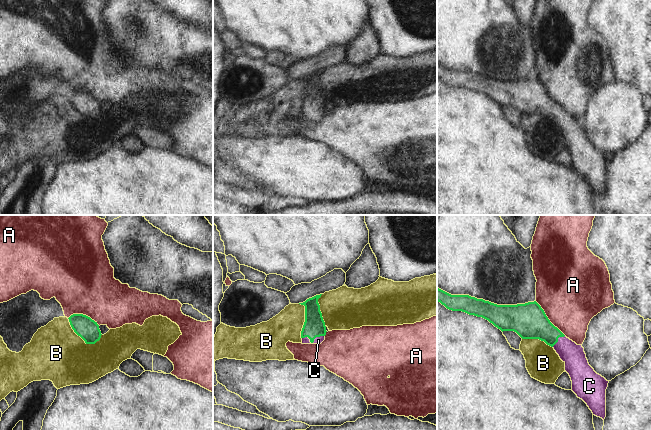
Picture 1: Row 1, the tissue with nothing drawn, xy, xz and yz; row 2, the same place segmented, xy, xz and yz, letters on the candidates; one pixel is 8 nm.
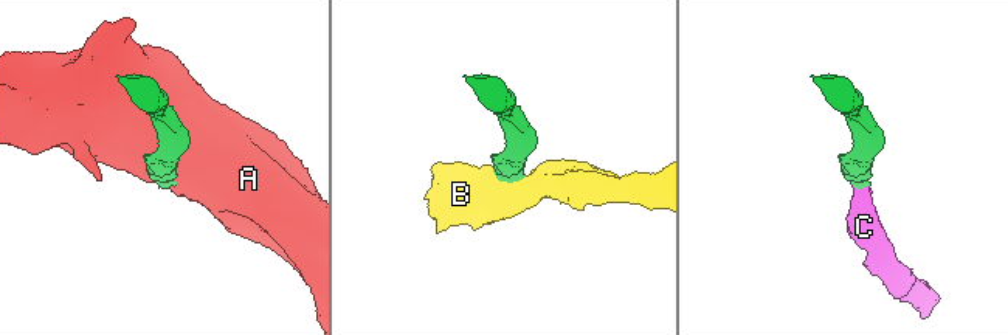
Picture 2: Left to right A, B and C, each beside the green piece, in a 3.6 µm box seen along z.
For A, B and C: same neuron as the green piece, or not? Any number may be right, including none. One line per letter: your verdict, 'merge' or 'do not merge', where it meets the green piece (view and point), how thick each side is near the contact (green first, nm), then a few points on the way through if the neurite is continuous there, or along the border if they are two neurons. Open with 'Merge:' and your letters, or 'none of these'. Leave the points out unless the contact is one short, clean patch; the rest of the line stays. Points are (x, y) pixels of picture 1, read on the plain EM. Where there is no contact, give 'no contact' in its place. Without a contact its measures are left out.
Merge: C
A: do not merge; contact yz (548, 95); calibres 280 and 480 nm; border yz (535, 77), (547, 94), (565, 111)
B: do not merge; contact xy (81, 113); calibres 170 and 440 nm
C: merge; contact xz (313, 117); calibres 180 and 60 nm; way xz (314, 102), (313, 117), (318, 116)

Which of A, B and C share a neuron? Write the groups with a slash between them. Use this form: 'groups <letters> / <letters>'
groups A / B / C

